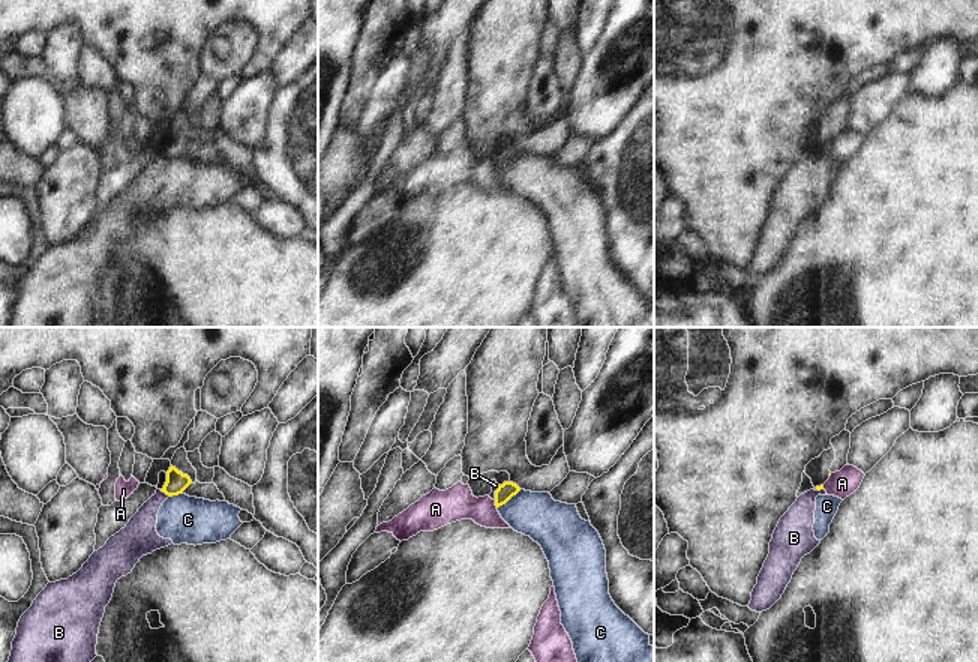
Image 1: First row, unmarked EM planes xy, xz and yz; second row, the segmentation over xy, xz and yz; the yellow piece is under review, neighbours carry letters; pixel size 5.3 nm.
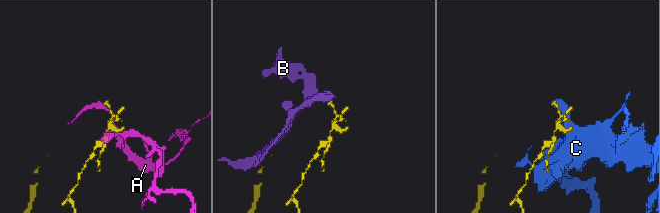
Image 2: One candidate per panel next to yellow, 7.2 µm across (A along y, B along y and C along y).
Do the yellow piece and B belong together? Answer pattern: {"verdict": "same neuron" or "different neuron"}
{"verdict": "different neuron"}

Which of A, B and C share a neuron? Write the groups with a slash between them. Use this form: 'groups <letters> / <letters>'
groups A / B C

